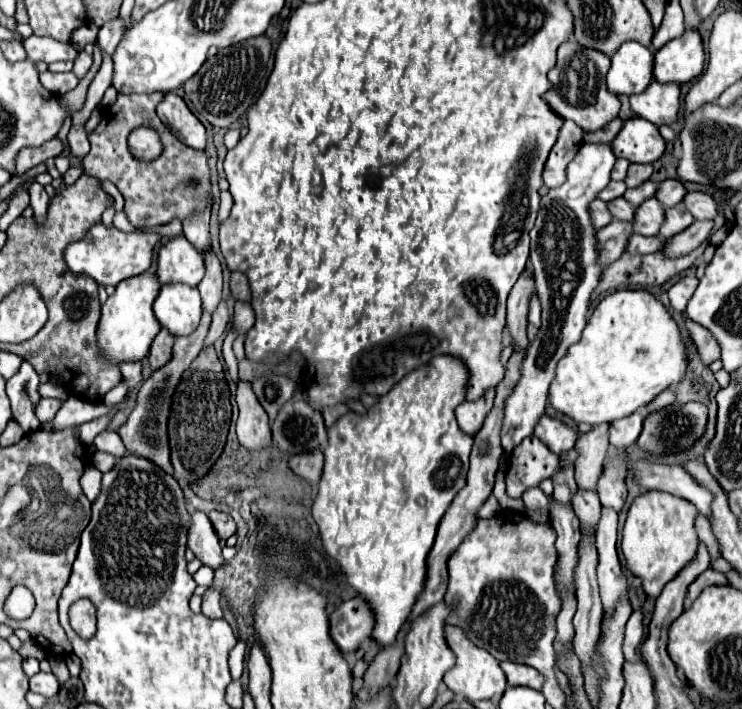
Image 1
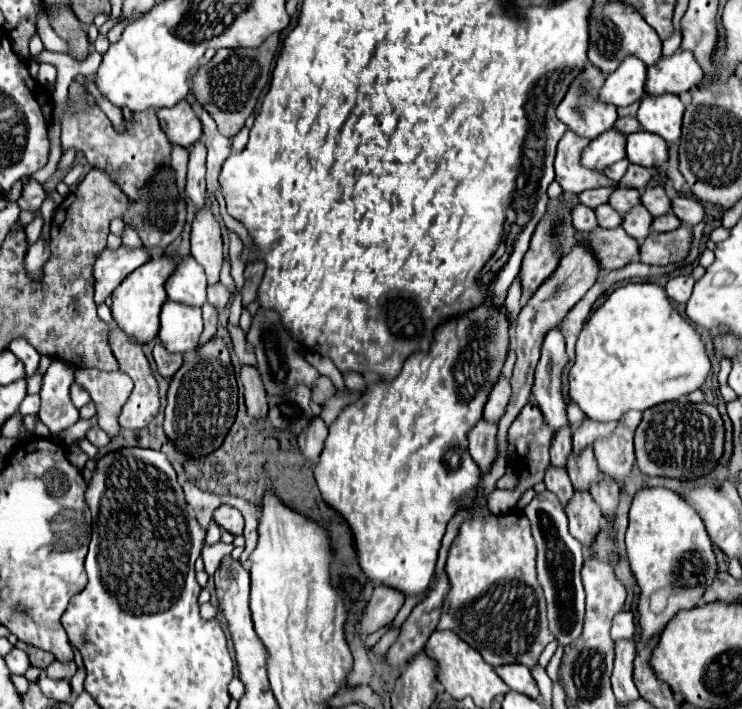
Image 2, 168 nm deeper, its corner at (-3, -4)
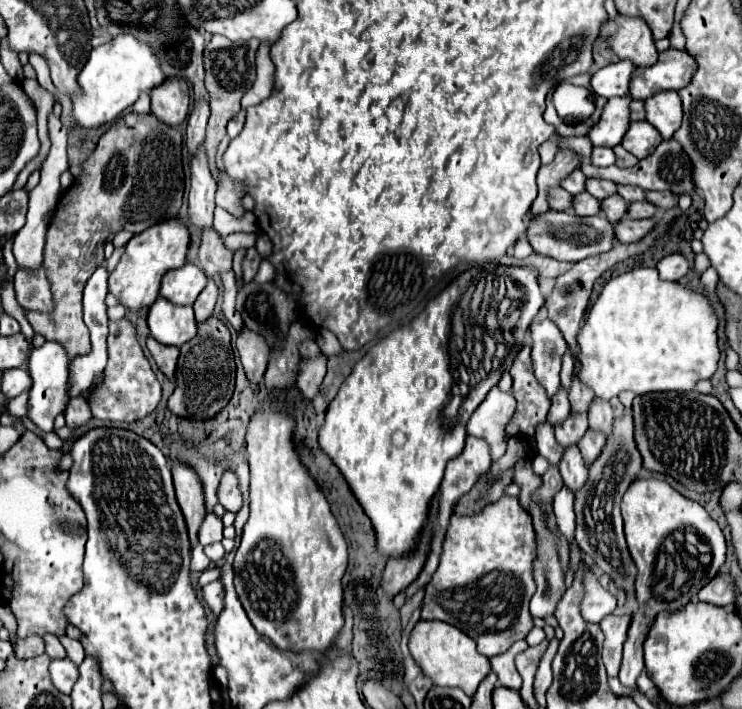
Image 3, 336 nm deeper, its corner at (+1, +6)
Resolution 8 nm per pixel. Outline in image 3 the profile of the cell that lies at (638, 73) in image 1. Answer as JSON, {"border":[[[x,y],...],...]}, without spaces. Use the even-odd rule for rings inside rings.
{"border":[[[619,60],[617,64],[609,64],[605,68],[599,68],[591,76],[591,90],[603,98],[627,96],[633,68],[635,66],[631,60]]]}

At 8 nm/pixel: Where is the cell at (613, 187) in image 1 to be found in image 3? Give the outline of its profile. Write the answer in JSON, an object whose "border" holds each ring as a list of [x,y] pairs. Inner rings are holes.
{"border":[[[577,168],[571,176],[567,176],[567,178],[561,182],[561,186],[563,186],[567,192],[571,192],[571,194],[581,194],[581,192],[585,192],[585,182],[587,182],[587,176]]]}

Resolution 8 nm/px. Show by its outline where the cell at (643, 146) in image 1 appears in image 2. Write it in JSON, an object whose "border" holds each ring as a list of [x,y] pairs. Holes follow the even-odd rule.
{"border":[[[639,130],[627,136],[627,158],[629,162],[651,170],[661,168],[669,158],[667,142],[653,132]]]}

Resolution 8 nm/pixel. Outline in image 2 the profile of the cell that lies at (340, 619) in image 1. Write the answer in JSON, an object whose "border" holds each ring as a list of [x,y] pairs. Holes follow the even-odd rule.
{"border":[[[379,584],[371,596],[371,604],[367,604],[367,614],[361,618],[361,622],[357,626],[357,634],[365,636],[365,634],[371,634],[371,632],[379,630],[381,626],[393,622],[393,618],[401,610],[403,602],[405,602],[403,592],[389,588],[385,584]]]}

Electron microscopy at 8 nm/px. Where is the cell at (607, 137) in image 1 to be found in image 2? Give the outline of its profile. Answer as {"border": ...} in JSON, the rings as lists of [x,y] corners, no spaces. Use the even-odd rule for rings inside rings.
{"border":[[[625,116],[625,118],[619,118],[619,120],[615,122],[615,128],[621,130],[623,134],[631,134],[631,132],[641,130],[641,124],[639,124],[639,120],[637,120],[635,116]]]}

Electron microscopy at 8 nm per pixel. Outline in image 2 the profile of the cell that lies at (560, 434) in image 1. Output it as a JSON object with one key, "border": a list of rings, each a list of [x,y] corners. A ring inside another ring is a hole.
{"border":[[[555,328],[547,332],[541,348],[541,360],[535,370],[535,386],[533,386],[533,398],[539,404],[539,408],[545,414],[545,422],[557,432],[567,422],[565,414],[565,400],[561,394],[563,382],[561,372],[567,366],[569,358],[565,352],[565,340],[563,334]]]}

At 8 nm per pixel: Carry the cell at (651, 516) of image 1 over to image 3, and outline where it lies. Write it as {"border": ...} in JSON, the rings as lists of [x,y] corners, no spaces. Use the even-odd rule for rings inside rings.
{"border":[[[657,478],[635,480],[621,502],[625,520],[625,536],[631,558],[637,566],[637,612],[631,616],[631,626],[623,646],[623,664],[619,680],[635,688],[637,676],[643,672],[643,642],[651,630],[655,616],[663,610],[679,610],[717,576],[725,562],[725,536],[717,522],[705,512],[699,502],[679,494],[671,484]]]}

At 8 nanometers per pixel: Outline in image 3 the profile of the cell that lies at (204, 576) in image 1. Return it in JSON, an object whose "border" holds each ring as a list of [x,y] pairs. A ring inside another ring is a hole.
{"border":[[[207,514],[201,528],[199,528],[199,544],[209,546],[209,544],[215,544],[215,542],[221,542],[223,538],[221,518],[217,518],[215,514]]]}

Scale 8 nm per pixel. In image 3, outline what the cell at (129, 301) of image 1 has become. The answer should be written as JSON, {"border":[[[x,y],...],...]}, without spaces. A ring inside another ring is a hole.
{"border":[[[167,220],[151,230],[145,230],[137,236],[133,236],[125,248],[125,254],[121,256],[117,268],[109,274],[109,292],[119,298],[121,306],[125,306],[129,312],[139,312],[141,308],[151,306],[159,296],[161,278],[167,270],[181,268],[185,264],[189,246],[189,232],[183,224],[177,220]]]}

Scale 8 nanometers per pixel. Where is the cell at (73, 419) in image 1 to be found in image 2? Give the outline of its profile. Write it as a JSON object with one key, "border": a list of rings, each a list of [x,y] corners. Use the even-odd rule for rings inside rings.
{"border":[[[53,360],[43,374],[39,418],[51,434],[65,430],[79,420],[79,410],[69,398],[69,388],[75,380],[75,368],[63,360]]]}

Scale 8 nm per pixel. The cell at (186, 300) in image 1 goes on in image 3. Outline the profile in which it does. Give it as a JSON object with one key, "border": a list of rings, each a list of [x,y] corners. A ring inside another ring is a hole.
{"border":[[[157,298],[147,318],[151,336],[167,346],[181,346],[197,334],[191,306],[179,306],[165,298]]]}

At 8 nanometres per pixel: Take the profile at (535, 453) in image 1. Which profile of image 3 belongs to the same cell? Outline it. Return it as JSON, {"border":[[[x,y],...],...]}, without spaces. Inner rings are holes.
{"border":[[[525,344],[509,370],[513,376],[511,392],[517,400],[517,410],[511,416],[511,422],[507,422],[507,436],[535,438],[535,428],[545,422],[551,408],[551,400],[533,376],[529,354],[531,346]]]}

